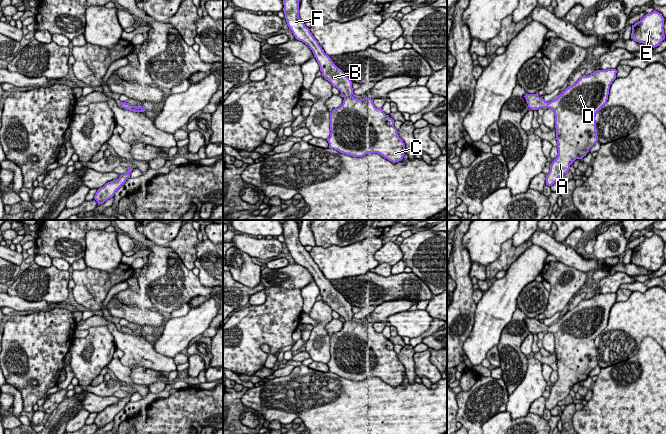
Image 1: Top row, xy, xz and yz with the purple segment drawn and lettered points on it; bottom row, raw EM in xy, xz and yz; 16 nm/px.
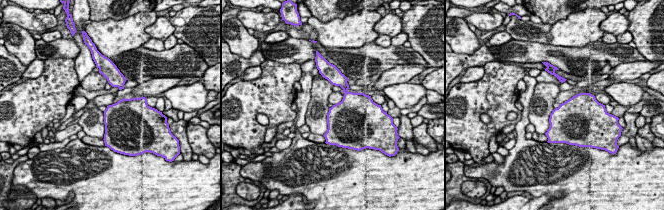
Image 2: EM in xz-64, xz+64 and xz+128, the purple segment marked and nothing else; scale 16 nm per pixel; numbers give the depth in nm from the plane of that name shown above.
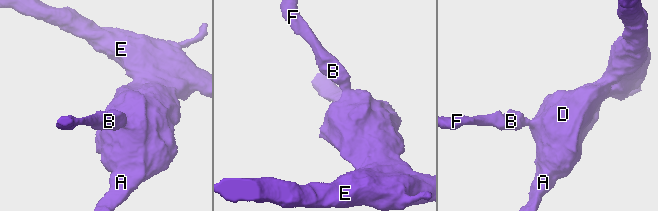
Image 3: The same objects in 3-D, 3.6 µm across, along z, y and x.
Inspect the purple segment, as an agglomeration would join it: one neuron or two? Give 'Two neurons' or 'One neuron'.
One neuron

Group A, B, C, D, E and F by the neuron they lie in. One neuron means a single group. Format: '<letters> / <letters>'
A B C D E F

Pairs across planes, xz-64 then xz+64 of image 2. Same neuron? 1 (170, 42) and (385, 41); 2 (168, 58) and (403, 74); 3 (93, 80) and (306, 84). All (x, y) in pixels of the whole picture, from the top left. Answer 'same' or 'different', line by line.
1: different
2: different
3: different

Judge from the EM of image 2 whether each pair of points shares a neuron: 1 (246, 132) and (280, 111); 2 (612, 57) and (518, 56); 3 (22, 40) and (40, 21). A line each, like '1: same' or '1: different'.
1: same
2: same
3: different

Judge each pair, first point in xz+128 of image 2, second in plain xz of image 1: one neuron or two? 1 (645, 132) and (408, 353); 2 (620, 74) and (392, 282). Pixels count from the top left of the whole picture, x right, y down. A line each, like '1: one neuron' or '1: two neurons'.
1: two neurons
2: two neurons

